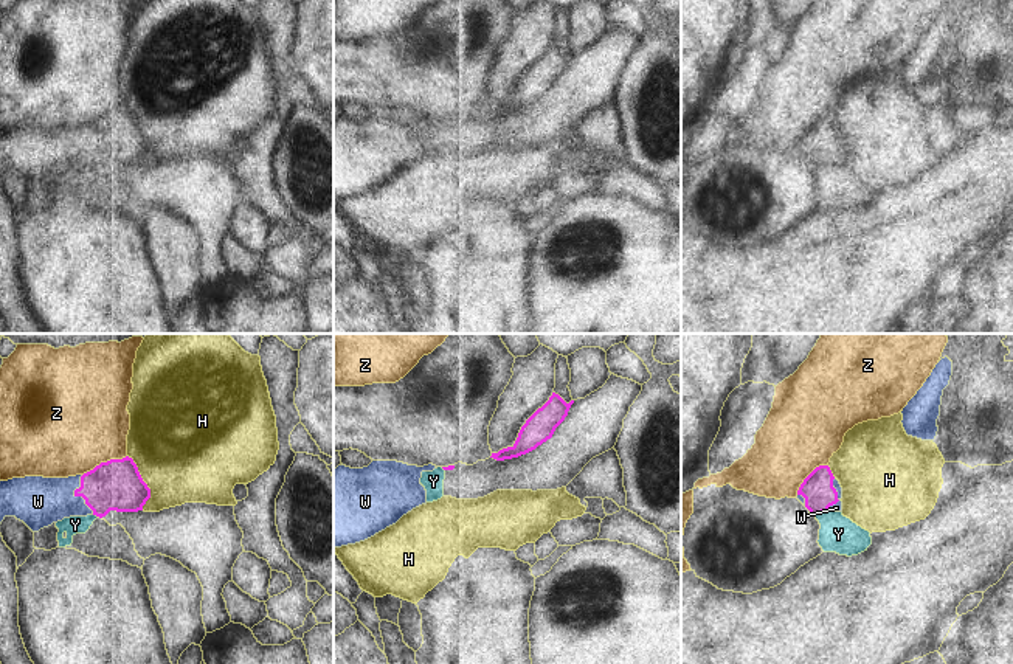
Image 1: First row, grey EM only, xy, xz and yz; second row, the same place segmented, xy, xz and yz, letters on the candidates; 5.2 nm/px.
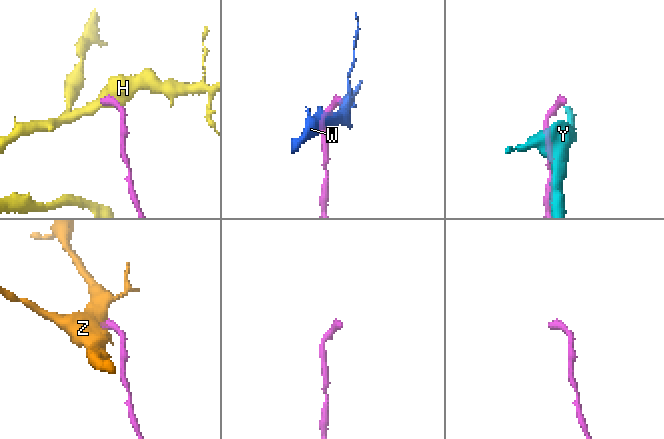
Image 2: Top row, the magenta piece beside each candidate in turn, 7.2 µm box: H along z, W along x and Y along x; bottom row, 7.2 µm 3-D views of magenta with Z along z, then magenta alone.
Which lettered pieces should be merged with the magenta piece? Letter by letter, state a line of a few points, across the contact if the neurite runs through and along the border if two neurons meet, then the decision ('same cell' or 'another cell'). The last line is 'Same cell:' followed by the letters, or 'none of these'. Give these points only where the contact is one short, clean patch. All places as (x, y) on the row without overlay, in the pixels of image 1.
H: another cell
W: line xy (117, 137), (93, 146), (78, 148), (38, 154); same cell
Y: line yz (827, 163), (815, 168); another cell
Z: line xy (126, 107), (101, 114), (82, 127); another cell
Same cell: W

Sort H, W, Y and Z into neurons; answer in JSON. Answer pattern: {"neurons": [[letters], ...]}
{"neurons": [["H"], ["W"], ["Y"], ["Z"]]}

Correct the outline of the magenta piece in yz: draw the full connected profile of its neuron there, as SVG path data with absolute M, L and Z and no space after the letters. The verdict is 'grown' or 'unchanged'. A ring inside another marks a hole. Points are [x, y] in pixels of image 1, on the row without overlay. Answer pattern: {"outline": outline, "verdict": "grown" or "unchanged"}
{"outline": "M828 118L816 119L800 137L796 149L811 168L842 164L842 140Z", "verdict": "grown"}

